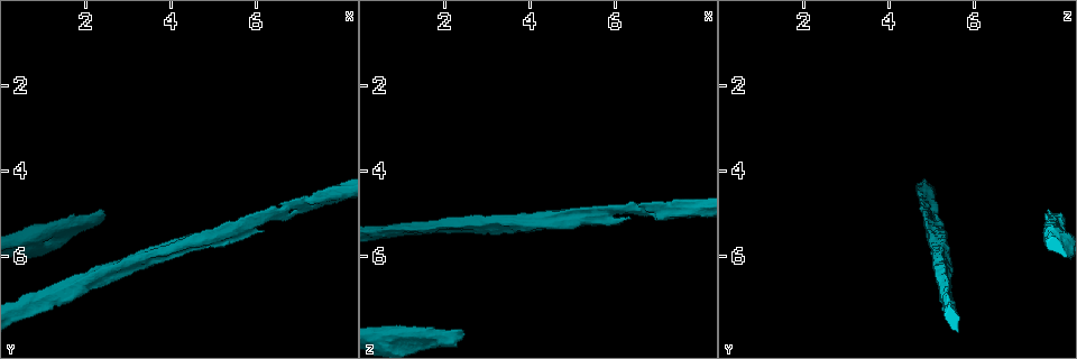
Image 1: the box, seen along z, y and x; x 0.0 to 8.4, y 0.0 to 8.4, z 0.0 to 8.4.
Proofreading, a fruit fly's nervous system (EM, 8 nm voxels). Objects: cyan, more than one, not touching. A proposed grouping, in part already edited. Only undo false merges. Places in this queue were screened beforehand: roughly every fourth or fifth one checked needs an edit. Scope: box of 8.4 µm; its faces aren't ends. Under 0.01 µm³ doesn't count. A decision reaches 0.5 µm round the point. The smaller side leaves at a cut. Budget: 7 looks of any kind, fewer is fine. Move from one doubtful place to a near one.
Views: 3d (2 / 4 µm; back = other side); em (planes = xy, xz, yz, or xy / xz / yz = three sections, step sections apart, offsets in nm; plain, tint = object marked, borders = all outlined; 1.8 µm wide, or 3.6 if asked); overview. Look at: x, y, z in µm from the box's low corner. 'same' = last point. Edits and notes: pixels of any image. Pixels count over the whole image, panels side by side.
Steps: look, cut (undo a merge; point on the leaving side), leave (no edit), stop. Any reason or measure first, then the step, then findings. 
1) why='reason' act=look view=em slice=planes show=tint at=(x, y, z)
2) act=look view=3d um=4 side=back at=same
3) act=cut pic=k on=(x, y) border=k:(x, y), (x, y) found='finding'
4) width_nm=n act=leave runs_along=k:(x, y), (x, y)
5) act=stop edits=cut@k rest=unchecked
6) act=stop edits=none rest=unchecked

why='calibre changes' act=look view=em slice=planes show=tint at=(7.40, 4.75, 4.95)

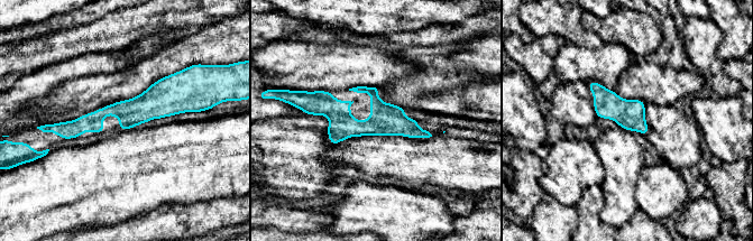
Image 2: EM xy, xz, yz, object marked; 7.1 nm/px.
act=leave runs_along=2:(191, 105), (106, 110), (58, 130) found='one neuron here'

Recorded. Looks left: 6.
act=look view=em slice=planes show=plain at=(5.60, 5.35, 5.05)

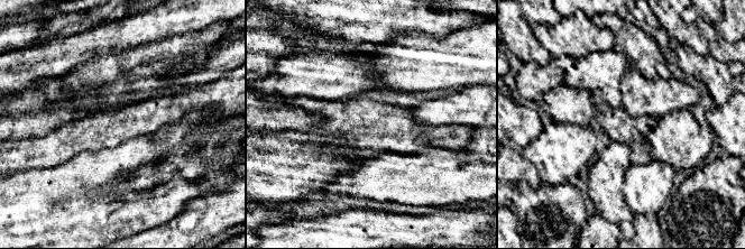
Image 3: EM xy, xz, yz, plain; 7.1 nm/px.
why='with the object marked' act=look view=em slice=planes show=tint at=same

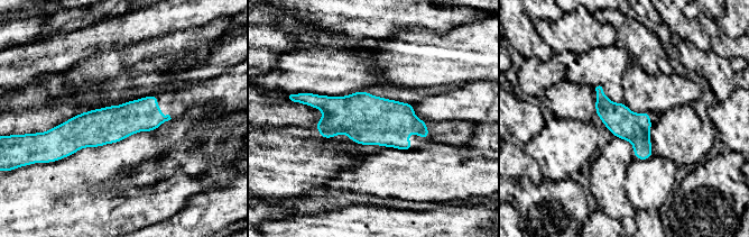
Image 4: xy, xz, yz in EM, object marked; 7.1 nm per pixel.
act=leave found='all the same neuron'

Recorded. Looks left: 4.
why='thick turns thin' act=look view=3d um=4 at=(2.20, 5.15, 7.85)

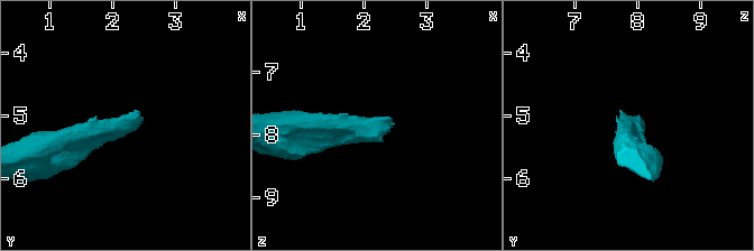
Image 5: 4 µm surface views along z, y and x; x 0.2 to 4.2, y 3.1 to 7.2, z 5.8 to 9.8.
act=look view=em slice=xy step=16 show=tint at=(2.20, 5.15, 7.90)

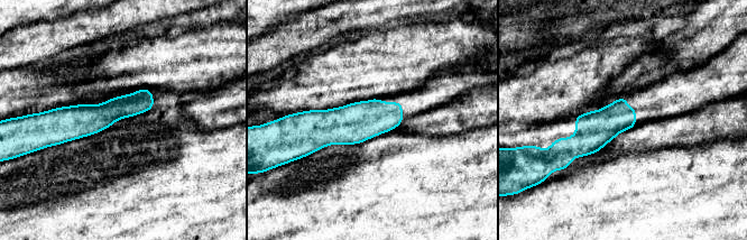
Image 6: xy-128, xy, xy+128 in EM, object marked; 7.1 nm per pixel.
act=leave found='one neuron here'

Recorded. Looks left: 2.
act=stop edits=none rest=unchecked

